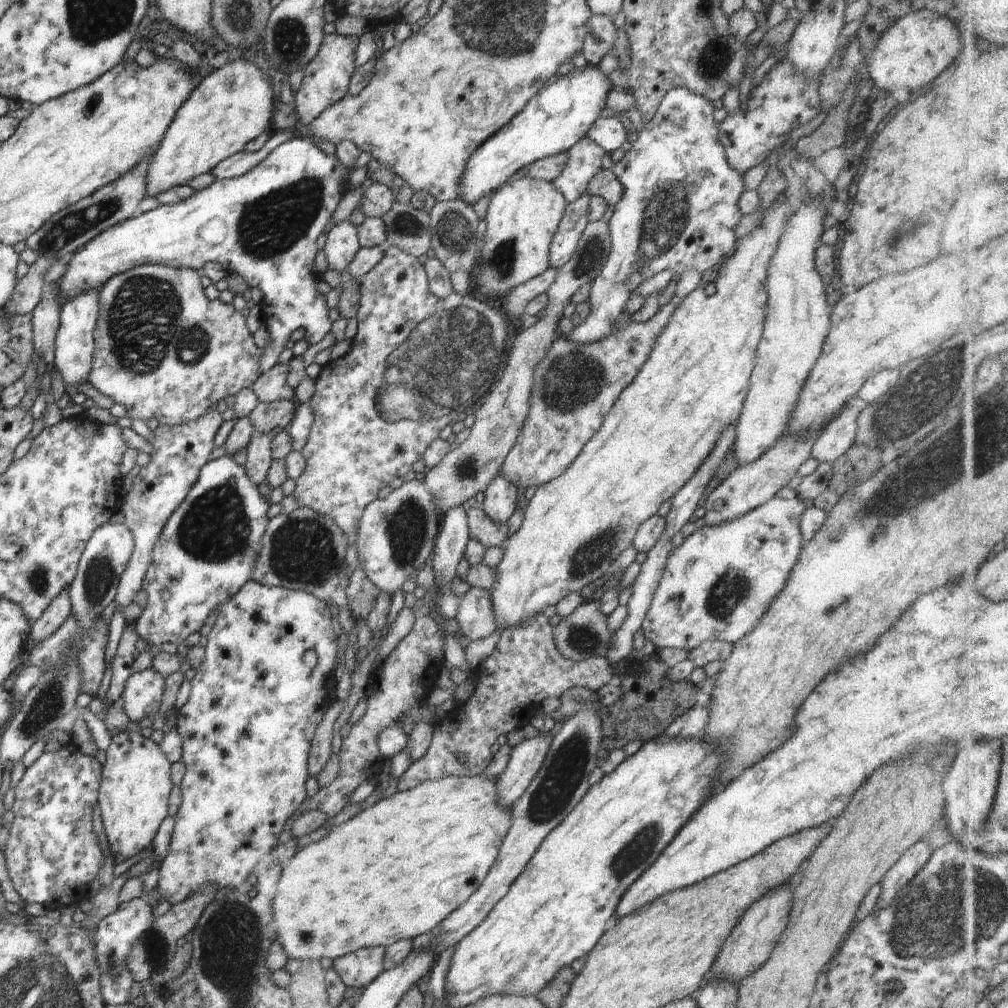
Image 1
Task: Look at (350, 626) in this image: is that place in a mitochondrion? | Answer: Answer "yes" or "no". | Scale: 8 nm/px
no

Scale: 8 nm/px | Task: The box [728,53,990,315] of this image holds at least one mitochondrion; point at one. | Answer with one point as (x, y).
(899, 235)

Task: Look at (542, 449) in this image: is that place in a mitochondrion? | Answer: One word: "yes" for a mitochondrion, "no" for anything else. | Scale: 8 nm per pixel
no

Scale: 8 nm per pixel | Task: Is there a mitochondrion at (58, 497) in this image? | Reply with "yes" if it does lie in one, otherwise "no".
no

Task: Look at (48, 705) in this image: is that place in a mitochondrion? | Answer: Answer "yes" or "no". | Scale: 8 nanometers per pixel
yes

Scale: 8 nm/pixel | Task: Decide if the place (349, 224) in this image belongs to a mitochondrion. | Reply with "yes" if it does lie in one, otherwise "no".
no

